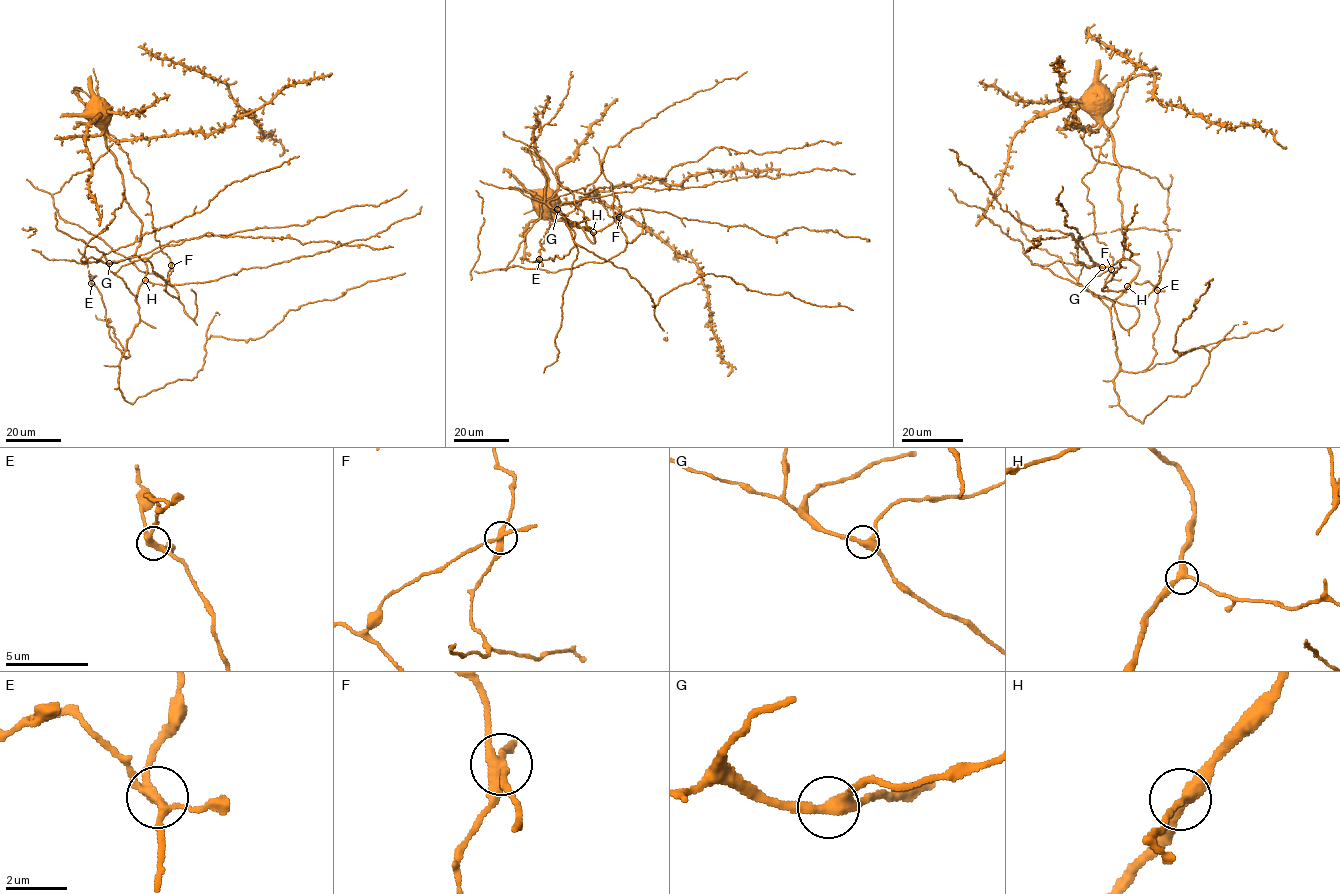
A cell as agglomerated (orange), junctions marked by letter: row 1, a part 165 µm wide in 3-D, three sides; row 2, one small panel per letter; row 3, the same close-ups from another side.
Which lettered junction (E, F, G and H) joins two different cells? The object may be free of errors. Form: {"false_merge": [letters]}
{"false_merge": ["F"]}

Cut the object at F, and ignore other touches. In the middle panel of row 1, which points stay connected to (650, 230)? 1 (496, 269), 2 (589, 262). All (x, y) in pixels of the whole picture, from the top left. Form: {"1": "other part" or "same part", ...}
{"1": "other part", "2": "other part"}

